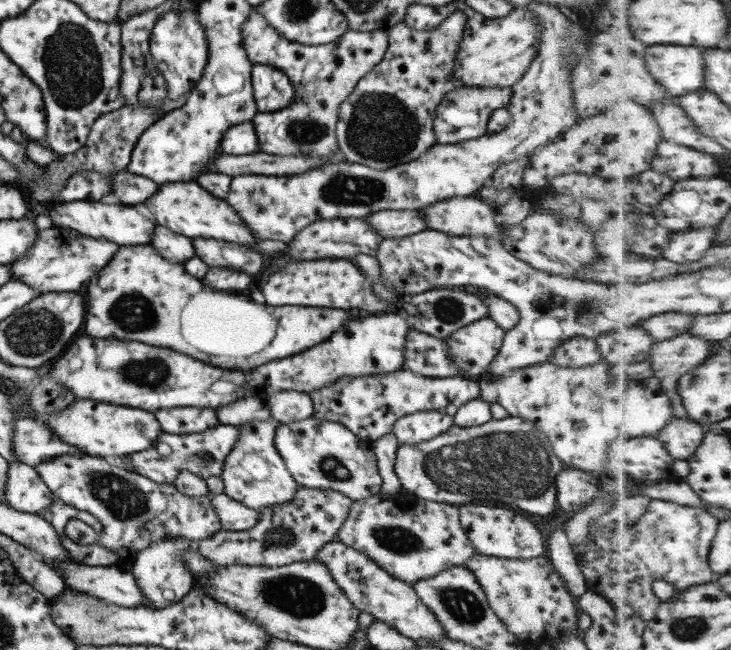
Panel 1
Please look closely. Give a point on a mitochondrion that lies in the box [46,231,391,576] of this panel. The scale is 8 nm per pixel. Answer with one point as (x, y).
(127, 501)

